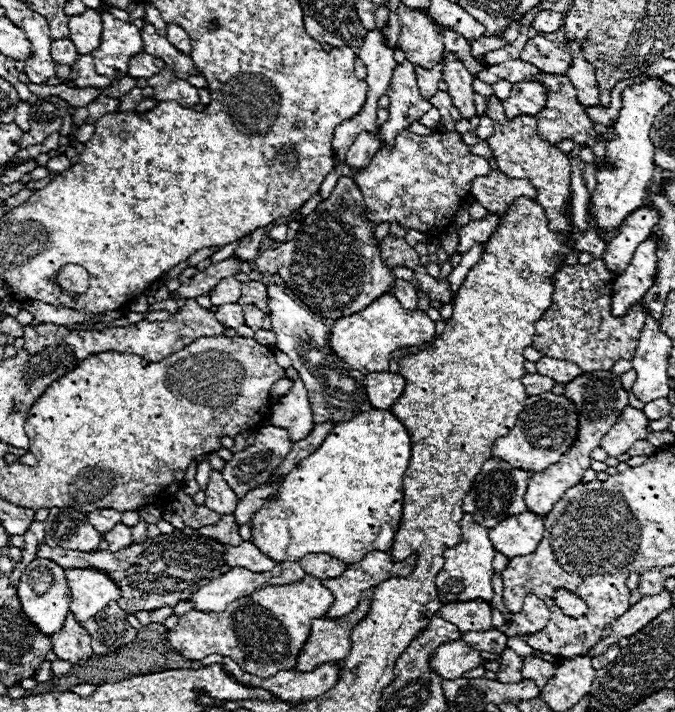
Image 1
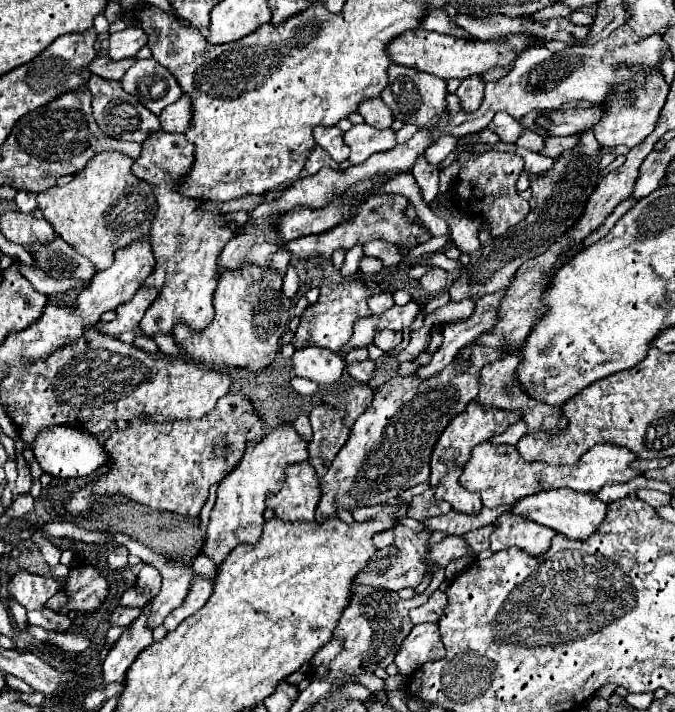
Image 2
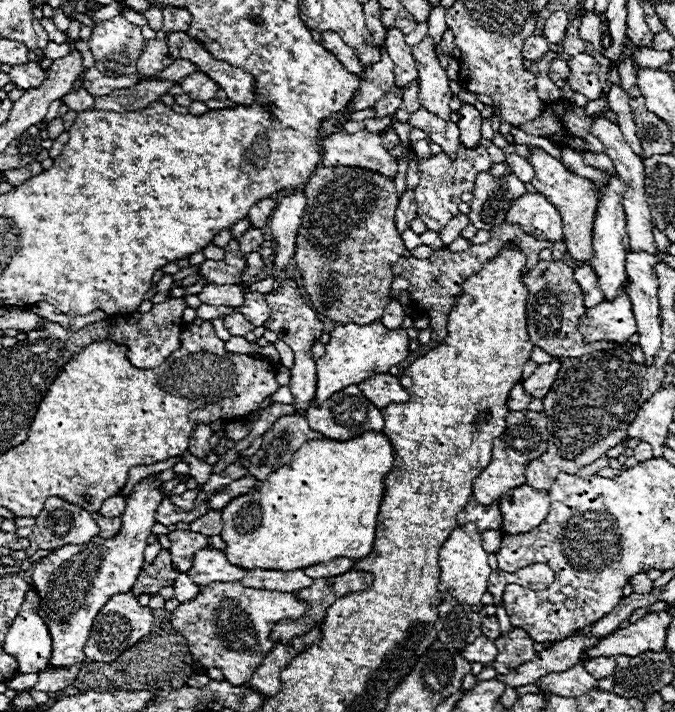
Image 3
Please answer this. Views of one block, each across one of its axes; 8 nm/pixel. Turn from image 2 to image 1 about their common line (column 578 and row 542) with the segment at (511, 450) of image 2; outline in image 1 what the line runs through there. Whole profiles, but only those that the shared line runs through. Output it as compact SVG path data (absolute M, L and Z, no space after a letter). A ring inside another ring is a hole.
M464 514L460 520L462 528L462 542L456 544L454 548L448 548L444 552L444 566L440 574L436 576L436 588L438 588L438 598L442 604L450 602L468 602L468 600L492 600L492 558L494 558L494 546L488 538L488 530L480 524L474 522L470 514Z

